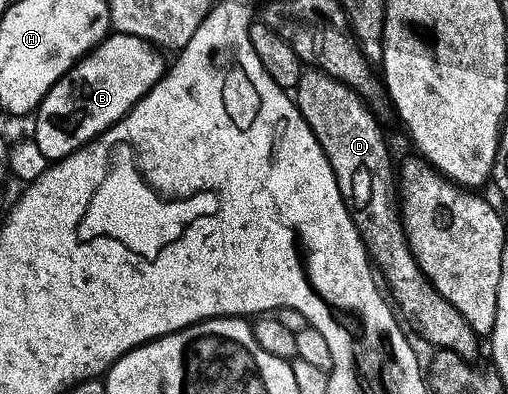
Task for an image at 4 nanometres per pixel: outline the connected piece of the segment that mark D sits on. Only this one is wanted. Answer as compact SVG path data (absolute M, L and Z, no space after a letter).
M306 68L297 84L295 100L297 110L311 127L315 139L319 139L319 147L323 147L335 171L343 203L349 208L351 219L380 276L389 283L388 292L391 297L393 292L392 300L399 309L401 306L402 316L405 315L431 344L437 345L433 347L451 351L465 361L476 362L481 353L482 338L425 278L425 272L413 257L405 238L395 198L395 167L389 159L385 133L376 115L365 106L368 105L366 98L339 83L339 79L331 79L331 75L320 73L318 69Z

